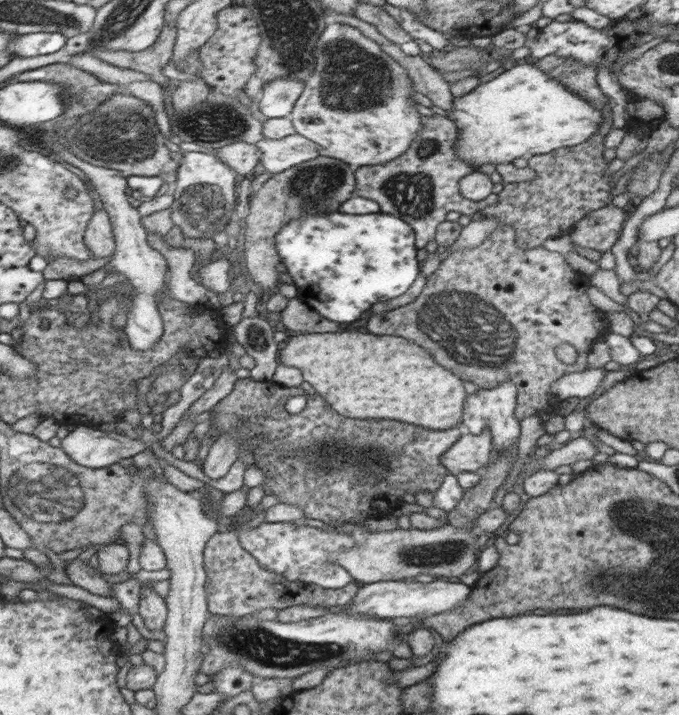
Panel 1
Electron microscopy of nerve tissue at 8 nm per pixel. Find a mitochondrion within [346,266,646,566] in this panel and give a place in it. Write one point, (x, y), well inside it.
(481, 340)

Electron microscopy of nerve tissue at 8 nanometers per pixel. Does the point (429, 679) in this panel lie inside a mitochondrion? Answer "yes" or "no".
no

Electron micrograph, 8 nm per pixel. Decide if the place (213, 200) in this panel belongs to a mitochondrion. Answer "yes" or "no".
yes

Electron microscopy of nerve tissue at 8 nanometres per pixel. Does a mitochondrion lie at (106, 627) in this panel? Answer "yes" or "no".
no

